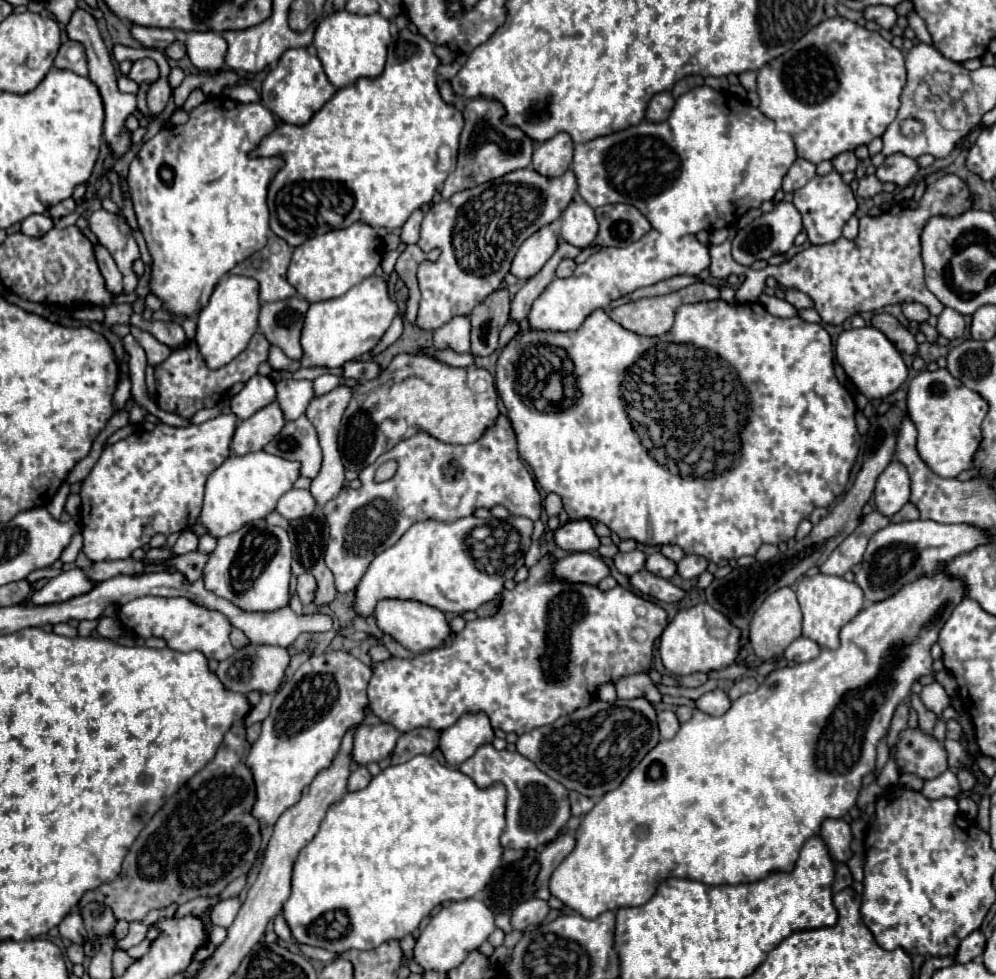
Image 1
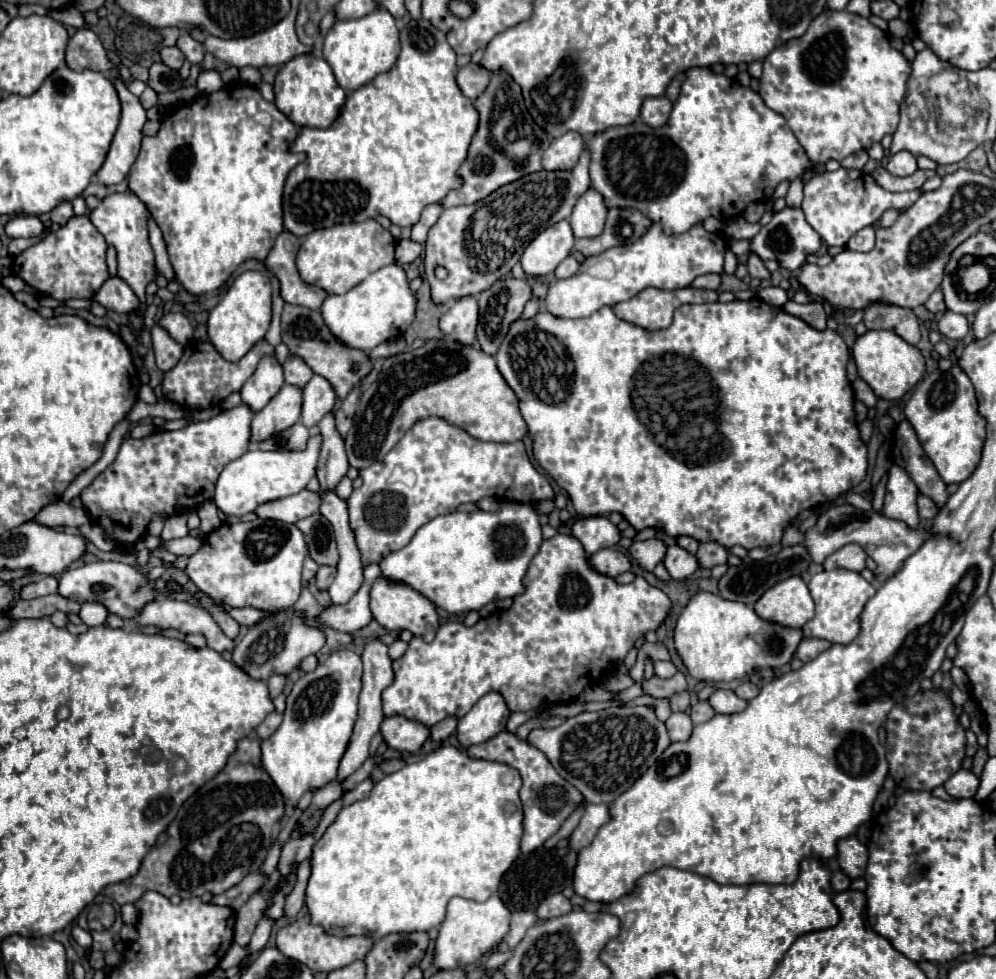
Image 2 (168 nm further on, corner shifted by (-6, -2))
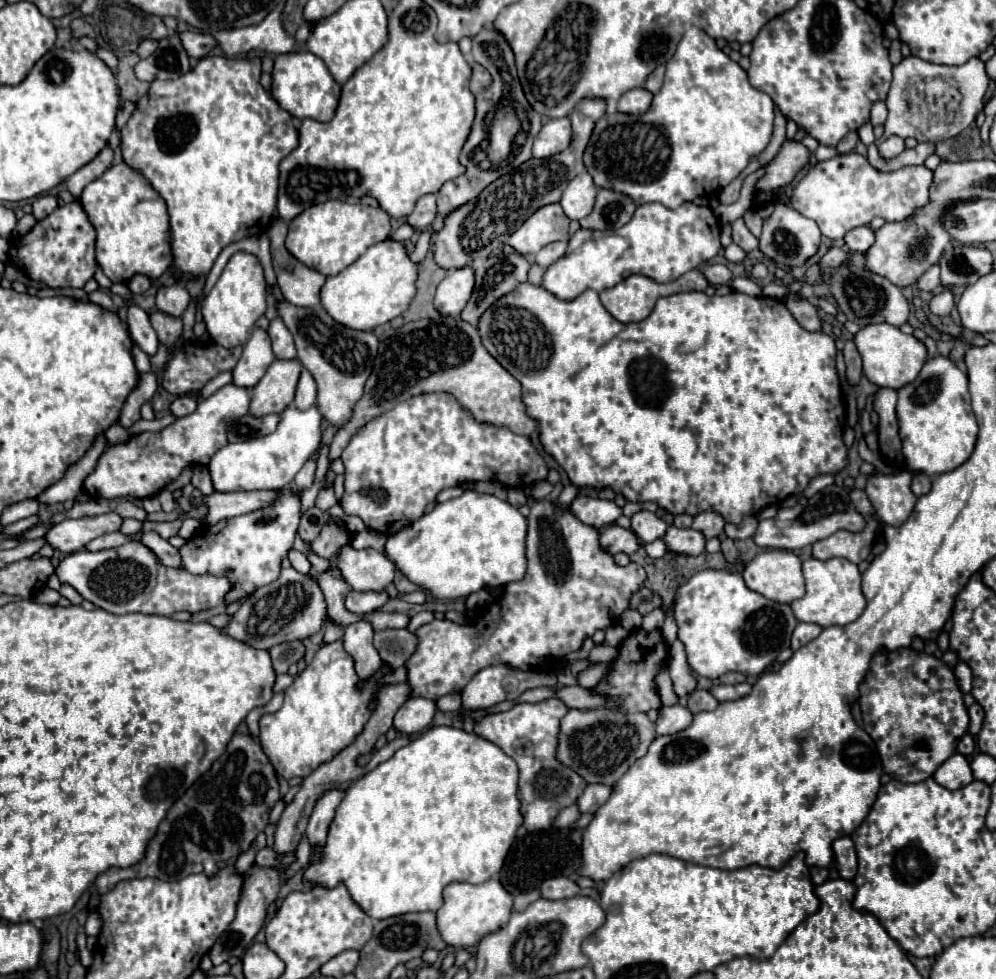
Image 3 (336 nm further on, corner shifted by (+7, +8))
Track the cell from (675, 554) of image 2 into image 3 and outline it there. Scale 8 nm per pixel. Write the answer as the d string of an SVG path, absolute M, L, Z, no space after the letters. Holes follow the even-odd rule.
M674 525L668 527L662 541L666 543L668 551L674 551L680 555L690 555L690 557L698 557L700 553L704 553L704 545L706 545L706 539L702 533L698 533L694 529L678 529Z

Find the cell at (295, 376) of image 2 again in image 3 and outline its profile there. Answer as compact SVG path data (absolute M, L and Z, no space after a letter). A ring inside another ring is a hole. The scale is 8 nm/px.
M276 317L276 319L270 323L268 335L270 335L270 339L272 339L272 351L274 351L276 359L296 359L296 347L294 347L292 335L290 335L290 331L284 327L282 319Z

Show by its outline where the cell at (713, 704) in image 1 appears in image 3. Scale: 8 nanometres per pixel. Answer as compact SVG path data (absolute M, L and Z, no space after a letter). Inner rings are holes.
M718 683L718 685L714 685L712 689L710 689L710 693L718 699L718 701L732 701L732 699L740 699L740 697L744 697L744 695L748 695L750 693L750 685L748 683L738 683L738 685L722 685L722 683Z

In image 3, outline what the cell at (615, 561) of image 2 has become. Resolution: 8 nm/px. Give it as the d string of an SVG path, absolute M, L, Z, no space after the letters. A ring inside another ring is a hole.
M610 525L600 531L600 547L604 551L608 551L610 555L616 555L616 553L632 555L640 547L640 541L636 539L636 535L630 529Z

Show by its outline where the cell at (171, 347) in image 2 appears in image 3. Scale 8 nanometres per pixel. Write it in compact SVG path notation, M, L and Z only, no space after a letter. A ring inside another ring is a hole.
M156 311L150 315L150 323L156 329L158 341L170 351L182 335L182 319L174 319L174 317L168 317L168 315Z

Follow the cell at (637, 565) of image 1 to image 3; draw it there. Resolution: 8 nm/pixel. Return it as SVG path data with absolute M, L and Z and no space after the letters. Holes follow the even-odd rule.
M640 511L632 517L632 525L630 529L636 533L636 537L640 537L642 545L648 545L660 537L664 537L666 533L666 523L662 519L658 519L654 513L650 511Z

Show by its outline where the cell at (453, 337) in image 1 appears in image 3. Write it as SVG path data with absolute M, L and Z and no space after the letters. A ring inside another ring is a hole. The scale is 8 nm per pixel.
M472 267L448 271L448 275L442 279L442 283L436 289L436 297L434 297L436 311L442 315L458 317L464 305L468 303L472 289L474 289Z

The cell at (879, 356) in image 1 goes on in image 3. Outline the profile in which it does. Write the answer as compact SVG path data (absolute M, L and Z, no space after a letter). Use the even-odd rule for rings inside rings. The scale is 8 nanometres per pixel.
M888 323L862 327L854 335L854 343L864 361L864 375L868 377L868 381L872 381L878 387L900 389L912 383L926 361L926 347L914 335L906 335L898 327L892 327Z

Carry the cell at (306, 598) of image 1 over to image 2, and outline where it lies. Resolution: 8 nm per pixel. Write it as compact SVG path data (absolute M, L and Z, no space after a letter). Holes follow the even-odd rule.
M321 565L319 571L317 571L317 587L323 591L329 587L329 583L333 583L335 579L335 567L329 567L329 565Z

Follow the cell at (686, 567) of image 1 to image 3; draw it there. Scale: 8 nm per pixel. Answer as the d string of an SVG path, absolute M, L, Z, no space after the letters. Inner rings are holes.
M700 513L694 517L692 529L704 533L706 539L712 539L724 531L724 519L718 513Z

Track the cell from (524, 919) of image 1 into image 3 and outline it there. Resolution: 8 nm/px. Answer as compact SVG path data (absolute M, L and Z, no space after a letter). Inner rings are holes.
M552 877L540 885L540 895L542 895L542 899L548 899L548 901L568 899L578 893L580 893L580 887L566 877Z

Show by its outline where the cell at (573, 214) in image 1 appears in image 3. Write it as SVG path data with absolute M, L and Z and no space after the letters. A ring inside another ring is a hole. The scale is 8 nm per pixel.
M580 173L576 175L568 187L564 189L562 193L562 199L560 199L560 205L566 213L568 219L582 219L586 217L592 207L594 207L594 199L596 199L596 187L592 183L592 177L590 173Z

